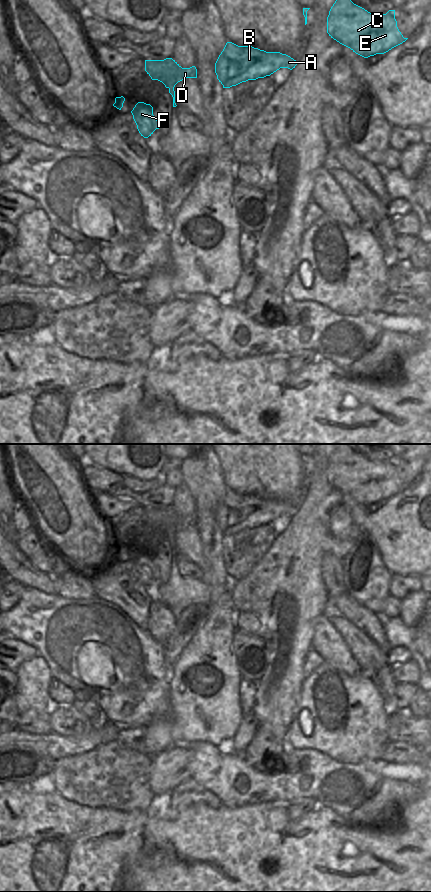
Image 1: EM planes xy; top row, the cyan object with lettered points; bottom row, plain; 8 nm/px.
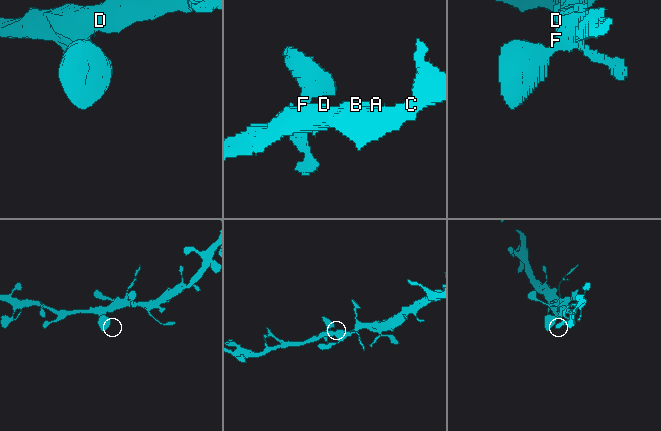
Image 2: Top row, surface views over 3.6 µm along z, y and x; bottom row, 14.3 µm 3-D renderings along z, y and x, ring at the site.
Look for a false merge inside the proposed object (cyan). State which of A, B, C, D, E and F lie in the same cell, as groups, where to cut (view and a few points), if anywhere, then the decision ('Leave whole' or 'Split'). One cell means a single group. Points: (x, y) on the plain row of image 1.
Groups: A B C D E F. No split. Leave whole.

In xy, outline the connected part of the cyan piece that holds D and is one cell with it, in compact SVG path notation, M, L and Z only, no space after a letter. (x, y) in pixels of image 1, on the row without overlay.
M172 506L164 508L145 508L145 519L152 528L162 530L173 545L173 555L175 551L175 533L186 526L197 526L197 517L195 514L182 516Z

